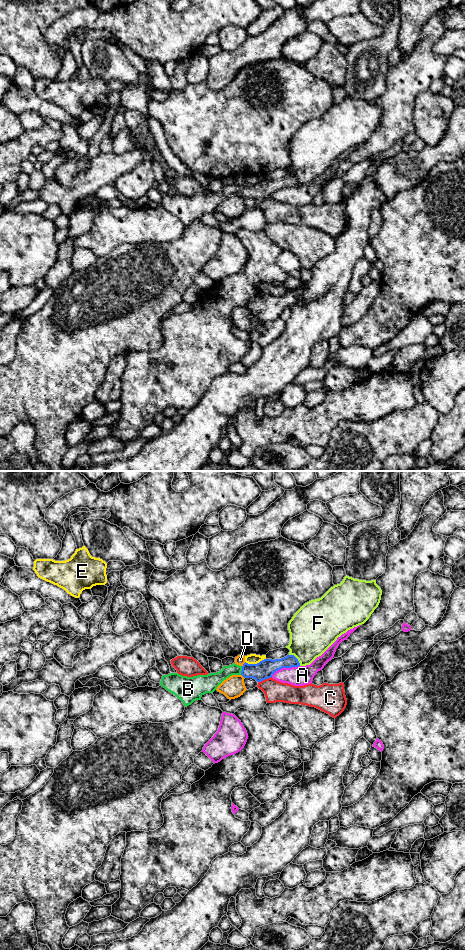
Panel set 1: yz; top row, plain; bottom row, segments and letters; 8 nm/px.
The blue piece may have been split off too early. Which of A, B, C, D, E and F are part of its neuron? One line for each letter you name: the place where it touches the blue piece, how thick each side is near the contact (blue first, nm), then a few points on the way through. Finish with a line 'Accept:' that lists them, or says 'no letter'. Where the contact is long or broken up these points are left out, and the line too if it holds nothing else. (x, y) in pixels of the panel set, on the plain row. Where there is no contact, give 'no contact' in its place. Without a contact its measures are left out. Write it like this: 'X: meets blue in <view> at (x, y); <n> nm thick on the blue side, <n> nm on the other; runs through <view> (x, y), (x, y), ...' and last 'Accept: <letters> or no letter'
B: meets blue in yz at (242, 190); 150 nm thick on the blue side, 120 nm on the other
Accept: B

